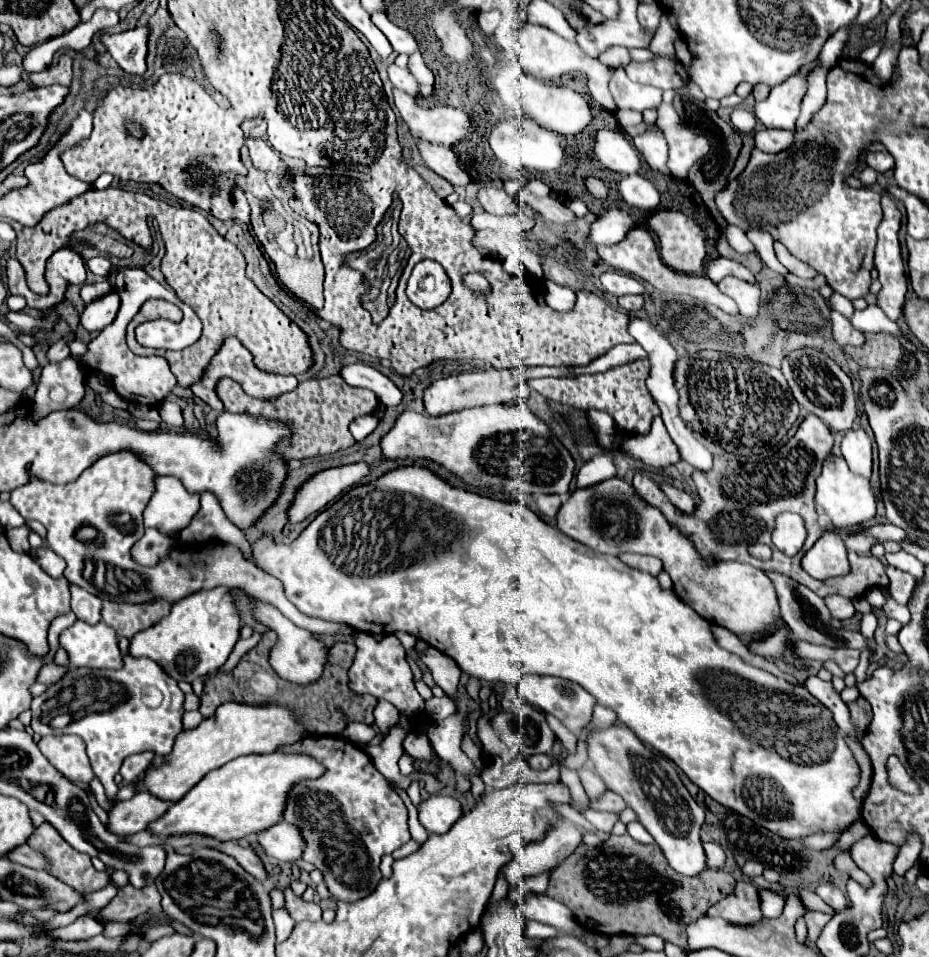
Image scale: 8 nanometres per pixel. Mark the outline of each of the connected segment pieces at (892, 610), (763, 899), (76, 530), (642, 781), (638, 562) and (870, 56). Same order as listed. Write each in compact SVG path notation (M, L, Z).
M883 588L883 592L885 592L885 596L887 596L887 604L885 604L885 608L883 608L885 616L887 616L887 618L893 618L893 620L899 620L901 624L907 624L907 622L911 620L911 614L909 614L907 606L895 604L895 602L889 598L889 594L887 594L887 588Z
M759 890L759 902L761 902L762 916L765 918L777 918L783 912L783 896L773 890Z
M115 452L97 460L87 468L75 482L59 486L39 478L31 478L27 484L11 492L11 504L25 520L39 520L47 528L49 548L67 562L65 578L101 600L113 602L143 602L153 598L165 598L177 602L187 594L199 590L211 590L217 586L245 590L249 596L267 600L275 604L283 616L287 616L299 628L305 628L313 634L339 634L353 636L357 630L321 618L311 618L301 614L285 596L283 584L275 576L247 562L241 552L223 542L213 542L205 546L175 548L161 566L139 566L131 560L129 548L143 536L141 512L147 506L147 500L153 492L155 472L143 464L131 452Z
M609 726L601 732L593 732L587 738L587 750L589 750L589 760L593 760L595 772L603 778L603 782L607 784L609 790L613 790L615 794L619 794L629 808L635 810L639 822L643 824L643 828L655 838L655 842L661 846L665 858L669 860L671 868L677 870L679 874L685 876L695 876L701 870L705 870L705 852L699 840L699 830L705 822L705 812L703 808L691 798L691 794L687 792L687 788L683 786L683 782L679 780L677 768L673 766L671 760L667 760L663 754L647 748L627 726Z
M619 554L619 560L623 560L627 566L637 568L641 572L649 572L651 576L657 576L661 572L661 560L653 556L639 556L639 554Z
M883 40L877 42L877 44L873 44L873 46L867 46L867 48L859 54L859 58L861 58L865 64L871 64L871 62L877 58L877 54L879 54L881 48L883 48Z

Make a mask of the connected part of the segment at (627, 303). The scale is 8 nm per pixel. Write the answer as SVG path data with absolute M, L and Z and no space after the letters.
M621 296L619 306L627 312L637 312L643 308L643 296Z

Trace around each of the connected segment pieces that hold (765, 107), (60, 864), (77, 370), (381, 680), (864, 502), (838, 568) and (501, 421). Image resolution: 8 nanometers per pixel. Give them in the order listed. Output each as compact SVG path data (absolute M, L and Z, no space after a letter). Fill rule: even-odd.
M807 72L795 74L783 84L771 88L769 96L755 102L753 114L765 128L795 130L795 120L799 116L799 102L807 90Z
M41 824L39 828L35 828L29 846L49 856L47 872L57 876L65 884L75 886L83 894L101 890L109 882L109 874L97 872L91 864L91 858L87 854L75 852L55 832L55 828L51 828L51 824Z
M73 358L61 364L47 364L37 382L33 396L35 418L43 418L53 410L75 408L85 396L85 368Z
M355 634L355 644L357 644L357 656L355 662L349 670L349 688L355 694L371 694L379 700L391 702L401 714L415 714L425 706L423 698L415 690L413 682L413 672L405 660L405 648L395 636L385 636L381 642L373 640L369 634Z
M829 456L825 462L823 462L823 472L821 476L817 478L817 494L815 494L815 504L823 508L825 512L825 506L827 506L827 516L831 518L833 526L835 528L853 528L853 526L859 526L863 522L869 522L873 516L875 516L875 496L871 492L871 486L869 486L869 480L863 478L863 476L853 476L853 472L849 470L847 462L841 458L841 456ZM827 472L835 472L837 478L829 478Z
M825 532L813 544L813 548L805 552L801 566L809 576L817 580L825 580L831 576L843 576L845 572L847 574L851 572L845 542L835 532ZM831 572L843 572L843 574L831 574Z
M477 406L477 408L467 408L467 410L461 410L461 412L455 412L455 414L445 414L445 416L437 416L437 418L431 418L431 416L425 416L425 414L417 414L417 412L403 412L395 426L381 438L381 452L383 452L383 458L385 460L419 460L419 458L425 458L429 462L435 462L443 468L447 468L451 474L455 474L457 478L461 478L465 484L469 486L475 486L475 488L487 488L487 490L509 490L509 492L527 492L527 494L567 494L569 492L569 484L573 480L573 470L575 470L575 462L573 458L569 456L569 452L563 448L563 444L551 434L551 430L545 426L545 422L541 422L527 406Z

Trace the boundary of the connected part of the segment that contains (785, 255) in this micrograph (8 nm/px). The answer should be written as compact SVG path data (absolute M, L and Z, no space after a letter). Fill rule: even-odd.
M775 242L775 252L777 252L779 262L781 262L791 274L795 274L795 276L799 276L799 278L805 278L805 280L811 280L811 278L817 276L817 272L815 272L809 264L805 264L805 262L801 262L801 260L797 260L795 256L791 256L779 242Z

